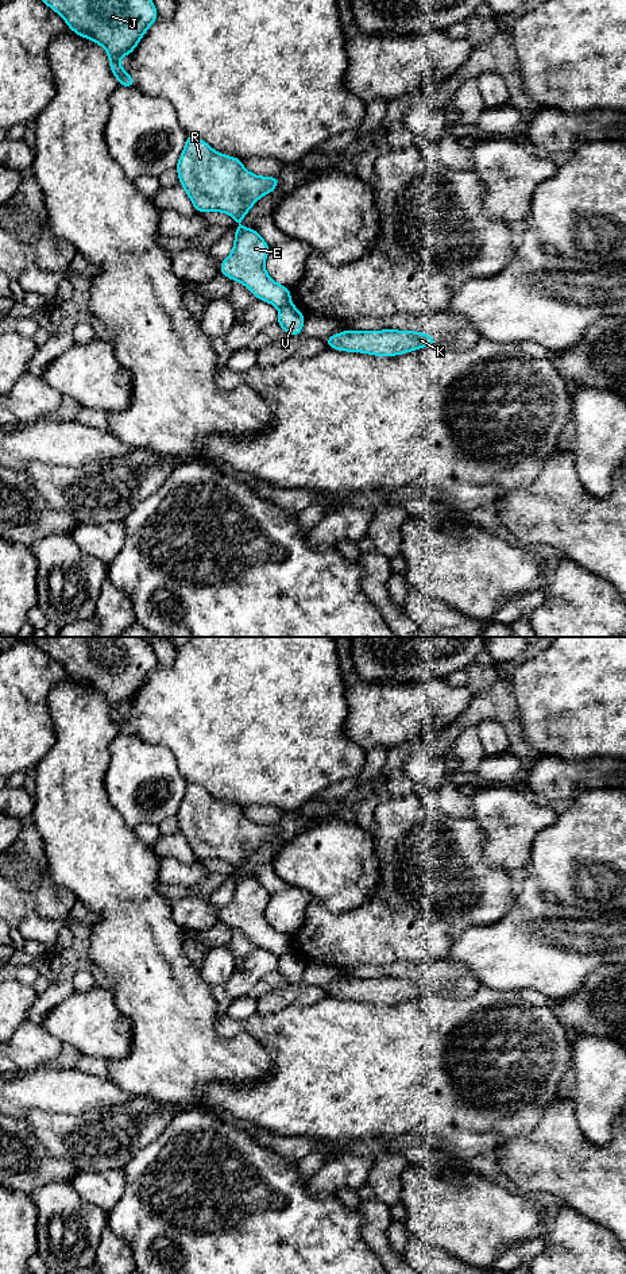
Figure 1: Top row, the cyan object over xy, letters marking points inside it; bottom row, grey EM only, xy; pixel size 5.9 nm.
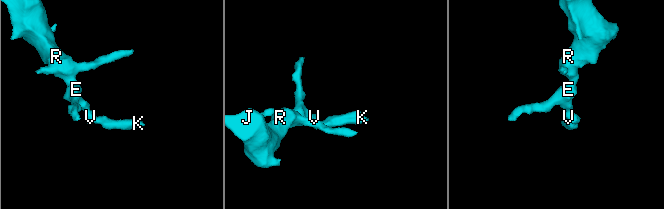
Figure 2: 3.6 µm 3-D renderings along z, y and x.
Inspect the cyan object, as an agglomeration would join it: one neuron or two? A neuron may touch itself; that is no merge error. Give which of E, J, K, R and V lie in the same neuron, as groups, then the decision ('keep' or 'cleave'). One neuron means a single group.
groups E J R / K V; cleave

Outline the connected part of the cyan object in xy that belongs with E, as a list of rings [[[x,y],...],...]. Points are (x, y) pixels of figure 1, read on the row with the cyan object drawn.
[[[188,135],[175,166],[179,185],[186,190],[196,212],[224,212],[235,219],[235,244],[219,270],[241,282],[256,300],[278,309],[291,302],[290,289],[274,282],[264,270],[270,247],[255,228],[239,224],[251,206],[271,190],[278,178],[259,177],[243,167],[241,159],[216,153],[198,136]]]

